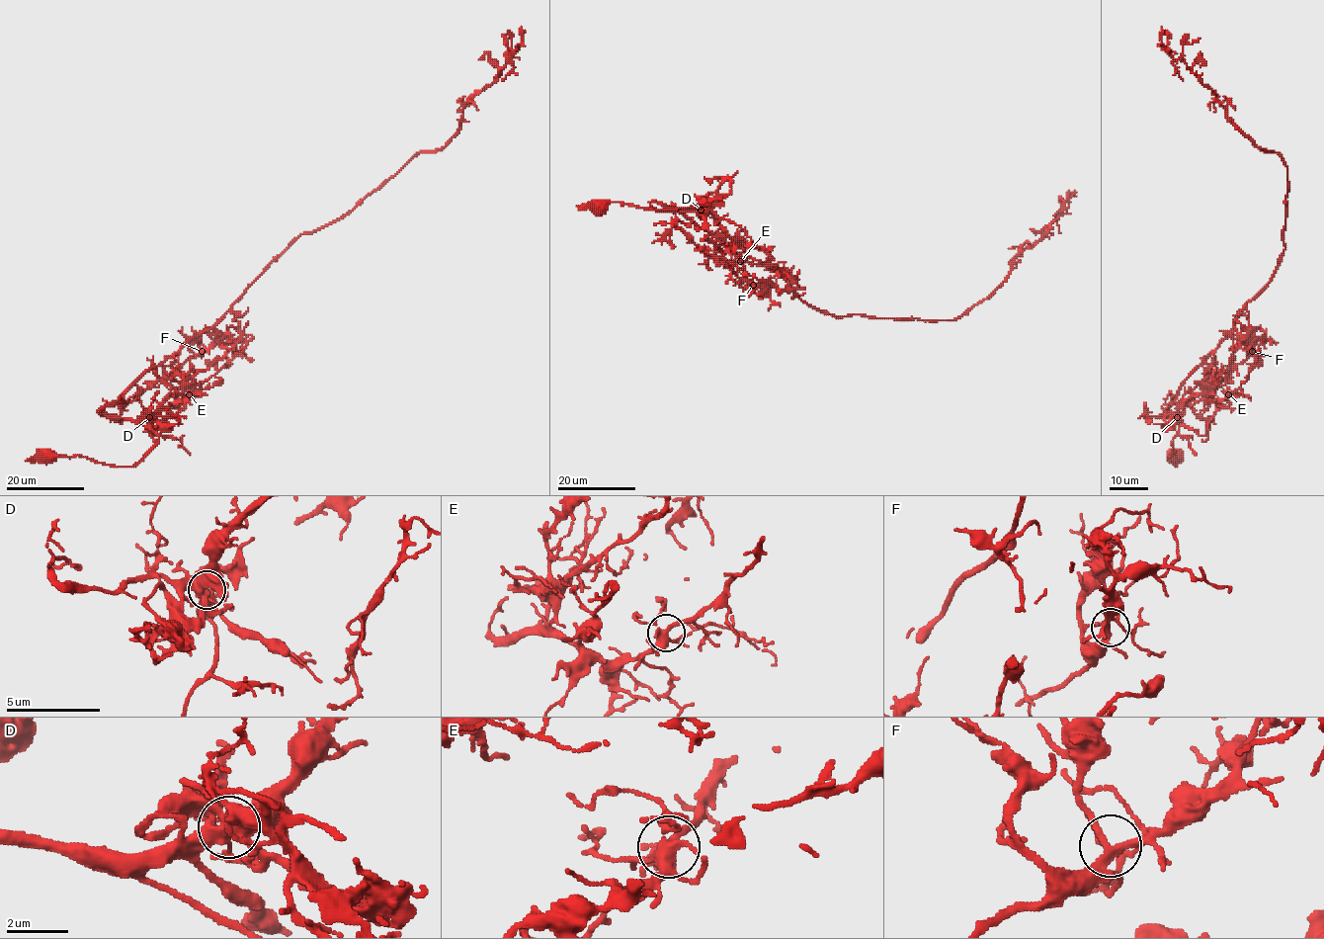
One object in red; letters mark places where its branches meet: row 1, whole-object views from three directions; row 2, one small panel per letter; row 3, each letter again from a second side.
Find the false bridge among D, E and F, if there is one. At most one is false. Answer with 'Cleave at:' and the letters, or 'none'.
Cleave at: D

